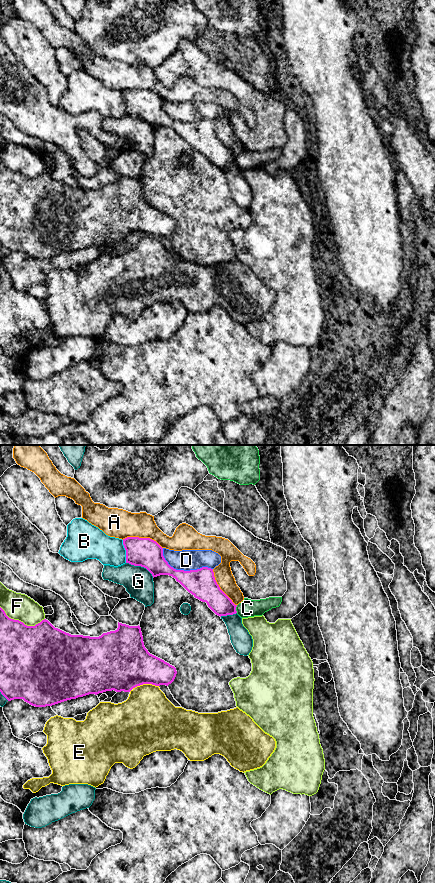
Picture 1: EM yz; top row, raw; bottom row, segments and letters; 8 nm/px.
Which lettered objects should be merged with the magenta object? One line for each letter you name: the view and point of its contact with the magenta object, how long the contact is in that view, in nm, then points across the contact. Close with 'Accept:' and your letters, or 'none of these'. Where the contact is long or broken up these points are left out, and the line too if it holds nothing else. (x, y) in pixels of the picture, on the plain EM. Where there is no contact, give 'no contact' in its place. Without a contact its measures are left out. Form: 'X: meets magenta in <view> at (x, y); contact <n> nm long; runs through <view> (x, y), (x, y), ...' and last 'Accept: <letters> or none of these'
Accept: none of these

